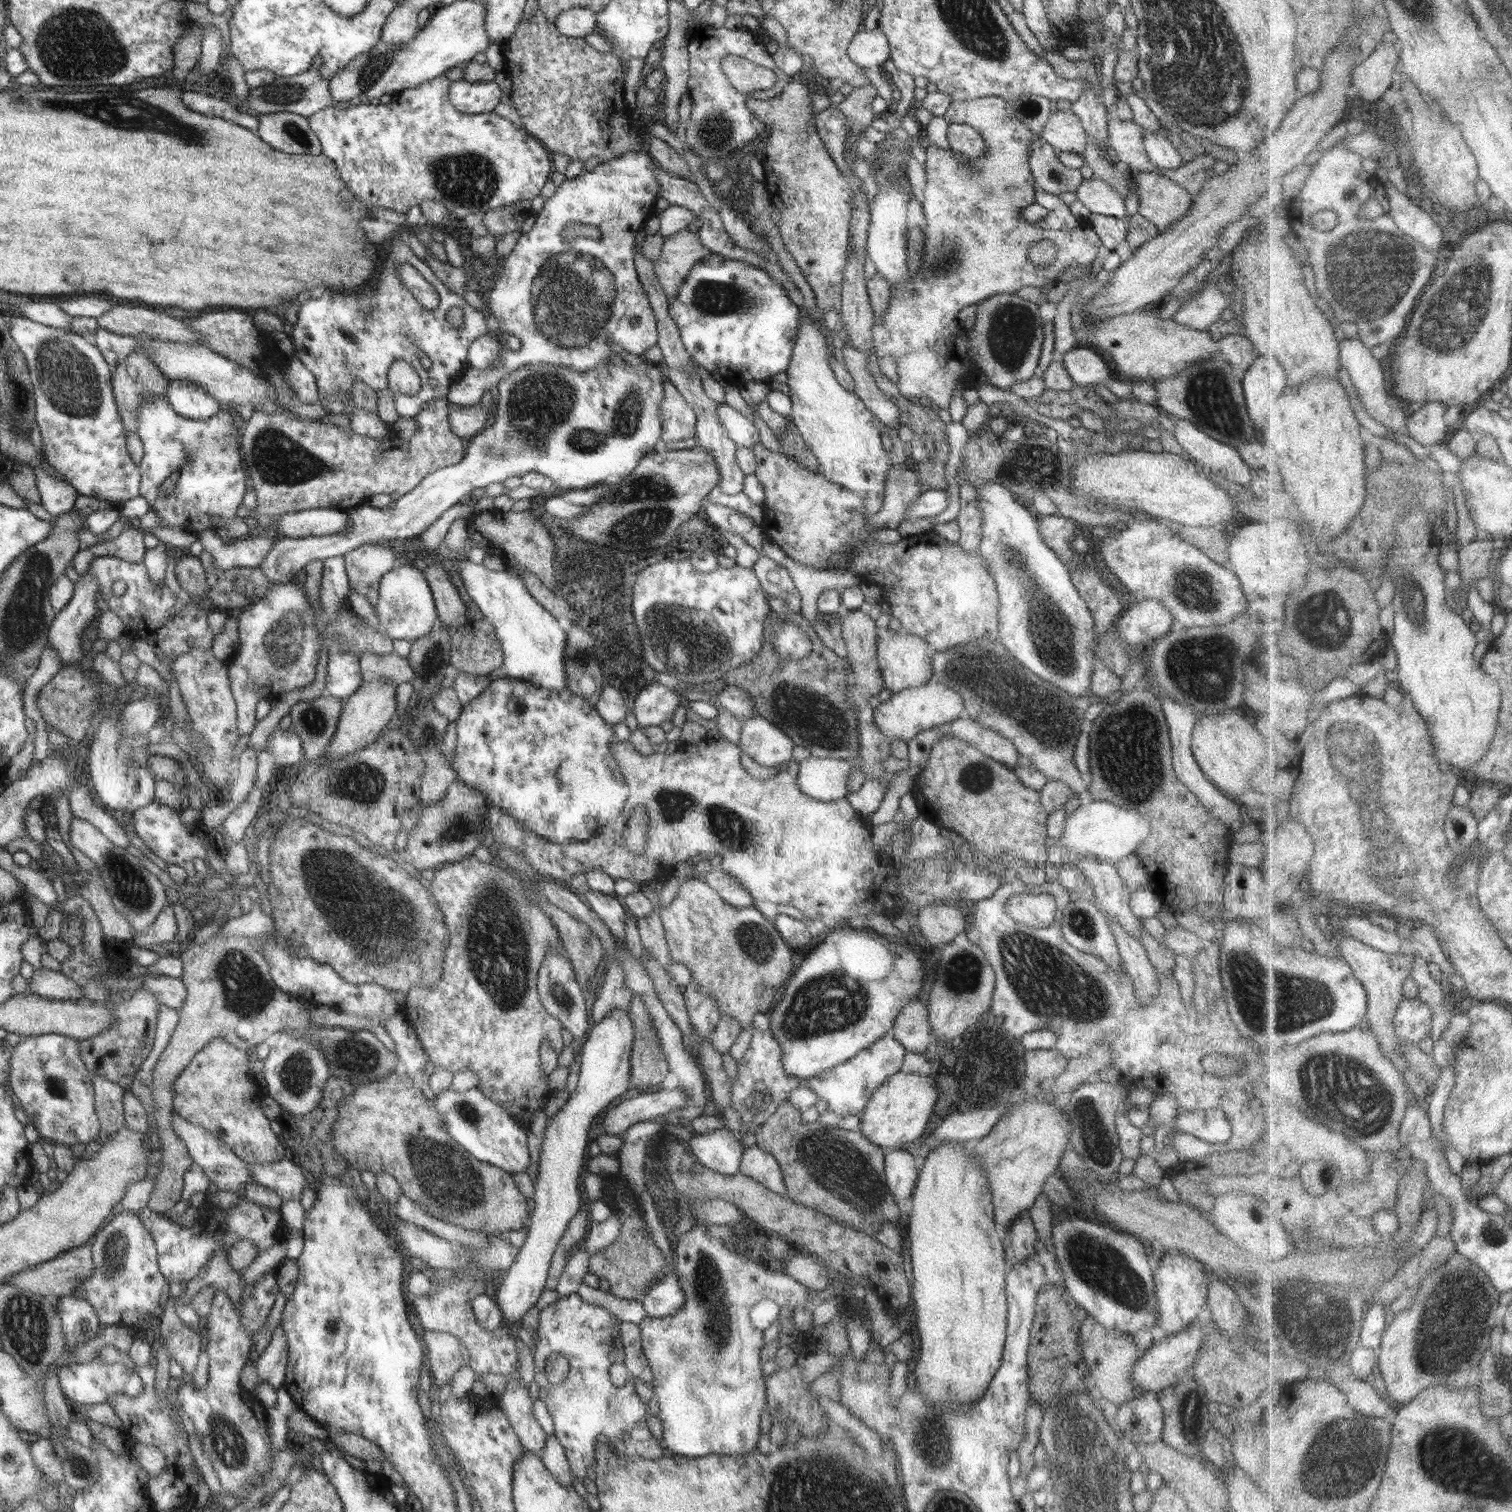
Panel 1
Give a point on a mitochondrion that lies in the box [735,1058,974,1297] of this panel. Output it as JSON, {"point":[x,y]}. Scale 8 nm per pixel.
{"point":[863,1184]}

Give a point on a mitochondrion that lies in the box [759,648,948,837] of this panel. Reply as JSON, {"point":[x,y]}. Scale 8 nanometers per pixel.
{"point":[816,723]}

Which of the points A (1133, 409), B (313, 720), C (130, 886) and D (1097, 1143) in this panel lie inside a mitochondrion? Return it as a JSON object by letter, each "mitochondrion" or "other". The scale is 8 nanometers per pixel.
{"A":"other","B":"mitochondrion","C":"mitochondrion","D":"mitochondrion"}

